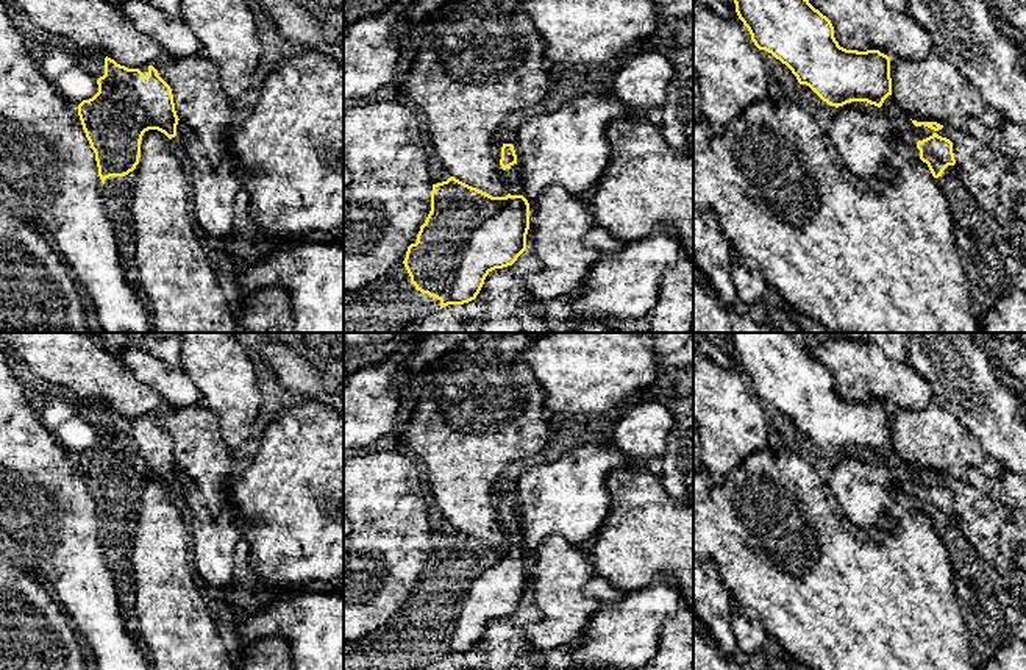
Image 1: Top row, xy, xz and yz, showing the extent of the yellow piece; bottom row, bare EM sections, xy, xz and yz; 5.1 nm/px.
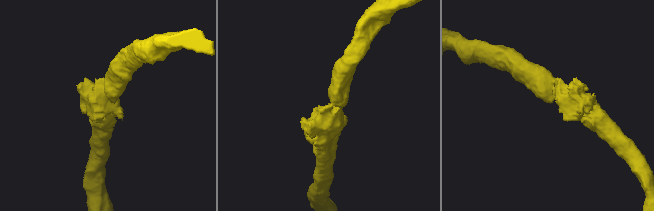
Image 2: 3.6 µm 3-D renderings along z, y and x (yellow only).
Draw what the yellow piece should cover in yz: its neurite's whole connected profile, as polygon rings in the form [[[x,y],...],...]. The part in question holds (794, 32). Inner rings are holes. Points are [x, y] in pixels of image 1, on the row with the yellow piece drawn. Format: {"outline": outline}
{"outline": [[[734,0],[736,12],[759,50],[786,64],[800,84],[809,86],[831,106],[867,102],[878,108],[892,95],[890,58],[879,50],[846,50],[834,37],[831,20],[809,0]]]}

